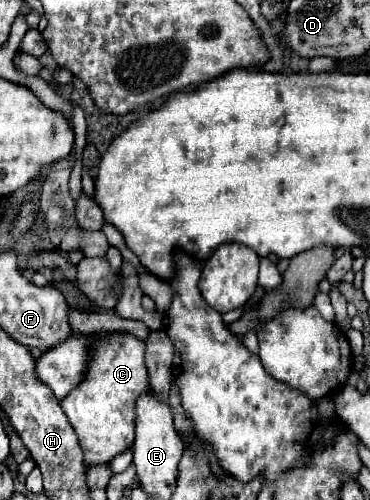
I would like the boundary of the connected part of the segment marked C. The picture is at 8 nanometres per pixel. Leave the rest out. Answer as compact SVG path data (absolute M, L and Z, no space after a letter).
M103 333L91 349L91 361L83 383L73 389L61 407L77 433L83 449L83 463L107 465L119 453L133 447L135 441L135 401L149 393L149 375L145 367L145 343L129 333Z

